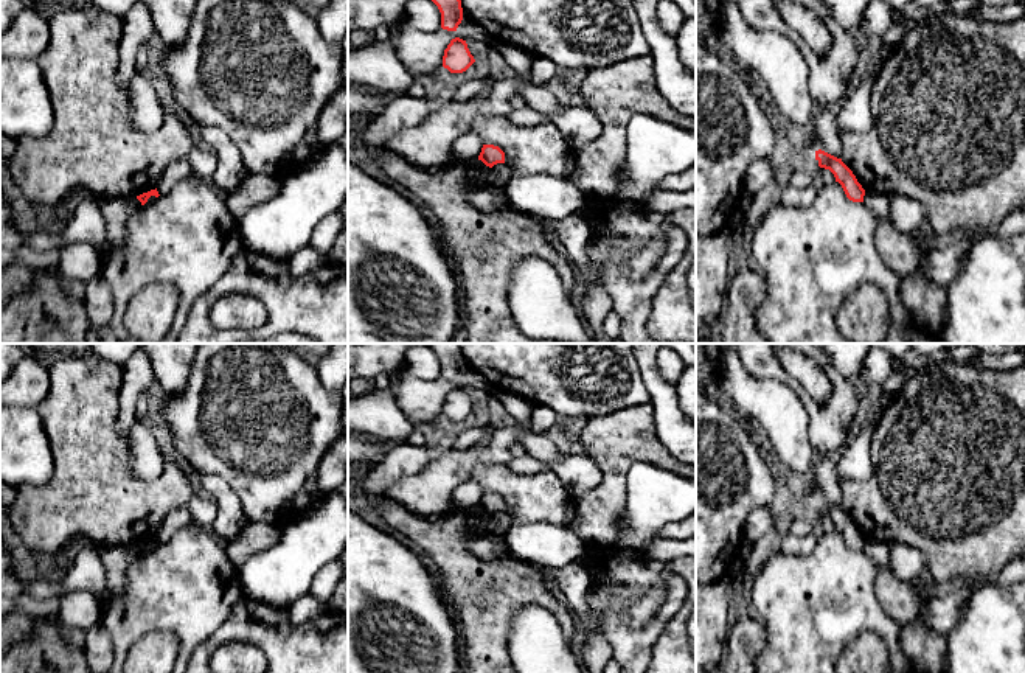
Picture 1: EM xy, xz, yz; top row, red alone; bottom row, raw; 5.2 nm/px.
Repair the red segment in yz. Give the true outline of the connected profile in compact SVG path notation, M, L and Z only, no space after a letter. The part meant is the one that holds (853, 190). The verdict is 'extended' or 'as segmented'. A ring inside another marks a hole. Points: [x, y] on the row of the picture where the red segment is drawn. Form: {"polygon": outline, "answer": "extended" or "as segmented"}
{"polygon": "M822 149L815 151L815 160L820 168L829 169L836 182L839 182L846 194L846 197L853 202L863 202L865 190L857 182L853 171L842 162Z", "answer": "as segmented"}

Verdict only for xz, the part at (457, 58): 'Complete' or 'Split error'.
Complete

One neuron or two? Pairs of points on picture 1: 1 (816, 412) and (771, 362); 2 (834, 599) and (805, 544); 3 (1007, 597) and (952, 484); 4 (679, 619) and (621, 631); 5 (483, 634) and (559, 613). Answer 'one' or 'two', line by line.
1: one
2: two
3: two
4: two
5: one

